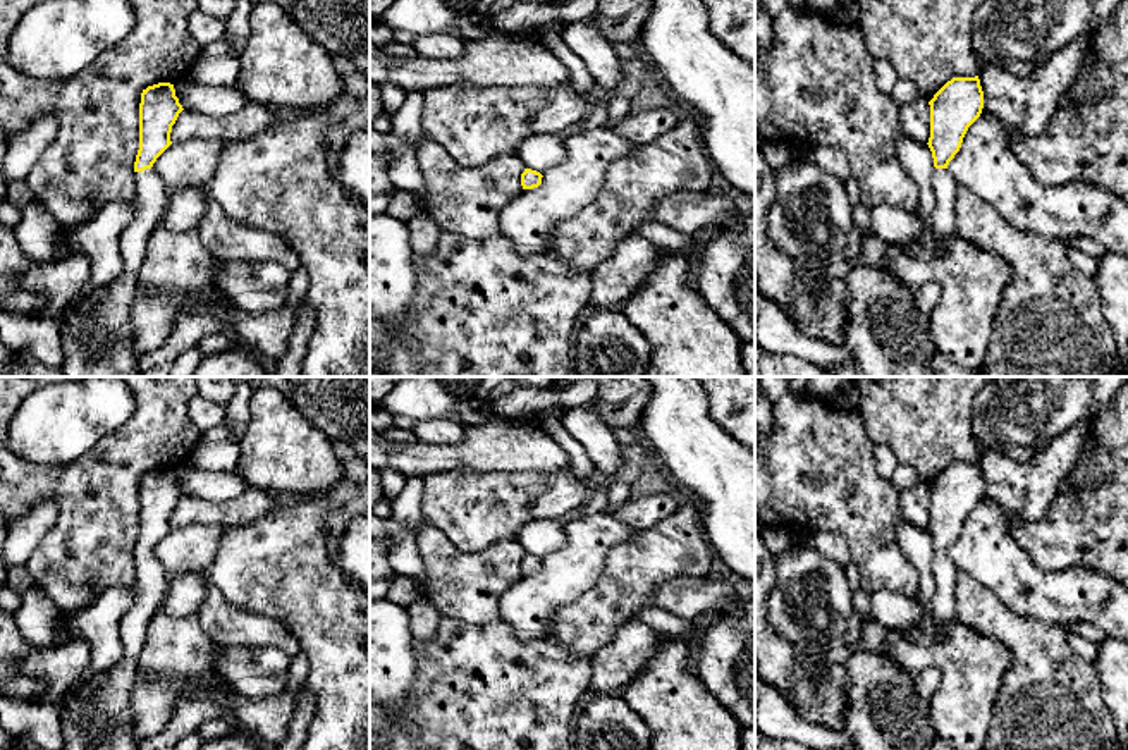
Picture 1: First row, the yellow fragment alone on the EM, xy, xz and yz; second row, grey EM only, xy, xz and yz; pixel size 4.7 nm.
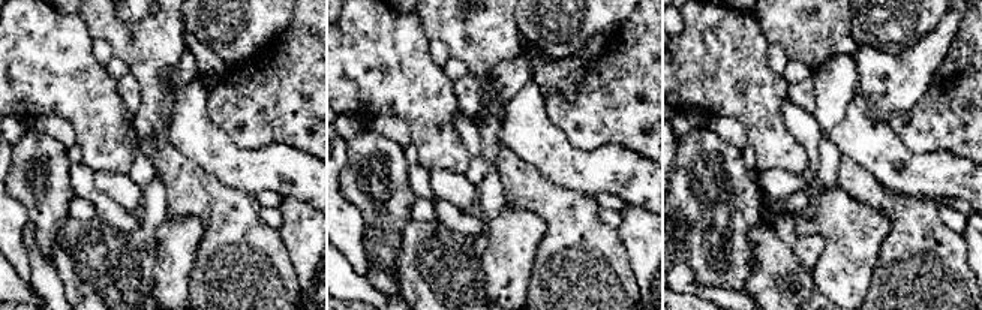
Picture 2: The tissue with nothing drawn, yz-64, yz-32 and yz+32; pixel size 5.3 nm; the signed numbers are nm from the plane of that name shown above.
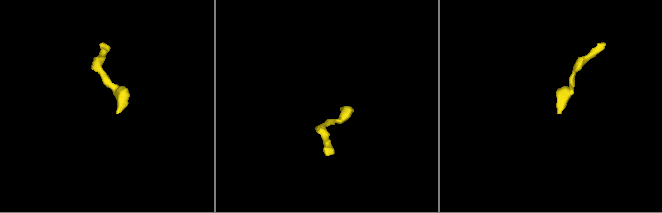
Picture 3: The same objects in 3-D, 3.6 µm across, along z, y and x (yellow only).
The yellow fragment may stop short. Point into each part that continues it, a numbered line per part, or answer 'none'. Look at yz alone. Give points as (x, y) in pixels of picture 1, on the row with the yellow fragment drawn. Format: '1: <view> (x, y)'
1: yz (941, 229)

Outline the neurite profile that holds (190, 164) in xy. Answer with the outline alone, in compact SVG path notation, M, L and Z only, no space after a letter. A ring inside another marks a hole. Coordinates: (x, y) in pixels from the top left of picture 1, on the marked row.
M189 138L170 144L153 163L170 189L206 188L213 177L224 139Z

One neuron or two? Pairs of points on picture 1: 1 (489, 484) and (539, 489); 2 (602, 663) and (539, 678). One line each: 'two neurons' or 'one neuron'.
1: one neuron
2: two neurons

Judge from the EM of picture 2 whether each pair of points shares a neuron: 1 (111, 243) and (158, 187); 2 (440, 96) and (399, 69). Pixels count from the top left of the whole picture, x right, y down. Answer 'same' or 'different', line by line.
1: same
2: same

